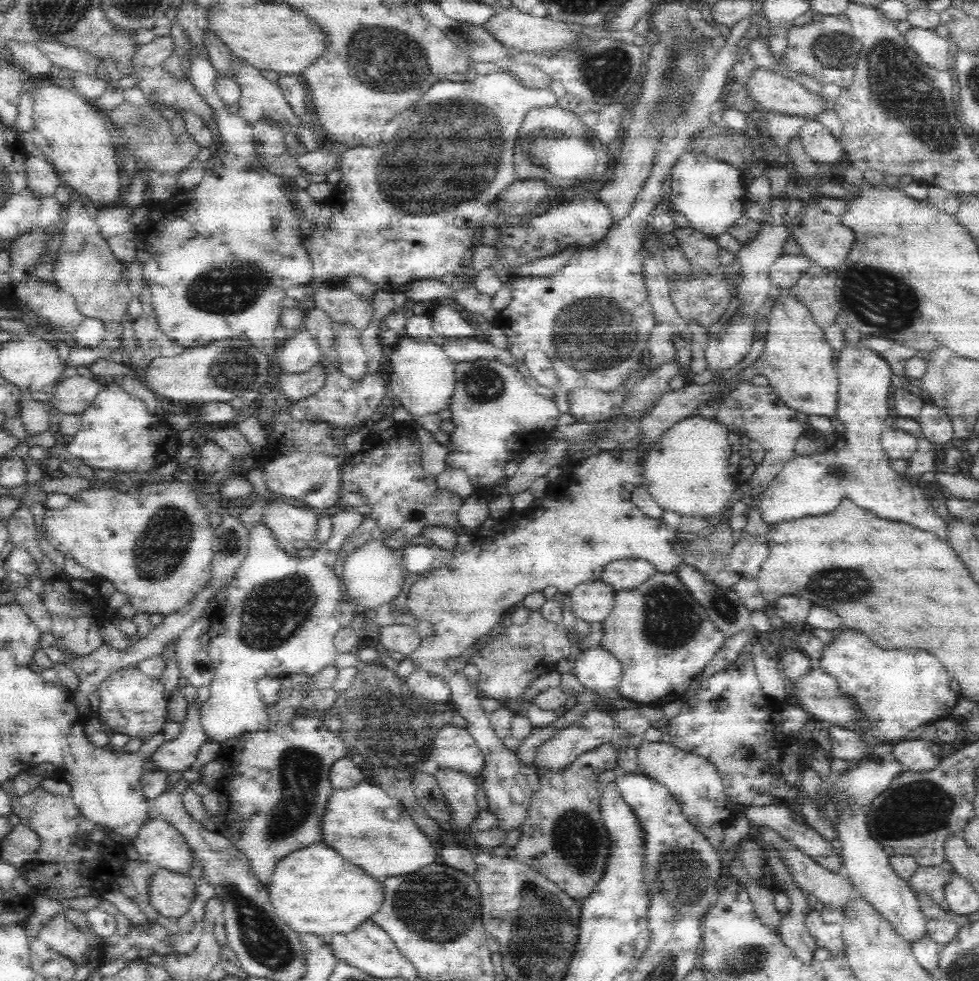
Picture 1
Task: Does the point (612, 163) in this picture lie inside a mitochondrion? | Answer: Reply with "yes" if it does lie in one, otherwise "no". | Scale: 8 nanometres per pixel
no

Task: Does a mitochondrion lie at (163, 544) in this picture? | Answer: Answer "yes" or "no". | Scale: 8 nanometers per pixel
yes

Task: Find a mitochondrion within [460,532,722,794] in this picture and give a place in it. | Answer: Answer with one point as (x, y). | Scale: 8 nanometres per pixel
(668, 619)

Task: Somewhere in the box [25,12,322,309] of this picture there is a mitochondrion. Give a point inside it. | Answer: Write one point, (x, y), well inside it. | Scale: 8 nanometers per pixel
(146, 130)

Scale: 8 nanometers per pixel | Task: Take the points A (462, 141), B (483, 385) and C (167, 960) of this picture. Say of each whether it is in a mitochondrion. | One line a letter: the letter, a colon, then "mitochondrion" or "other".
A: mitochondrion
B: mitochondrion
C: other

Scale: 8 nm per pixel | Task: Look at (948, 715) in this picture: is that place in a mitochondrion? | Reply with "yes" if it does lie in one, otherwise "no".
no

